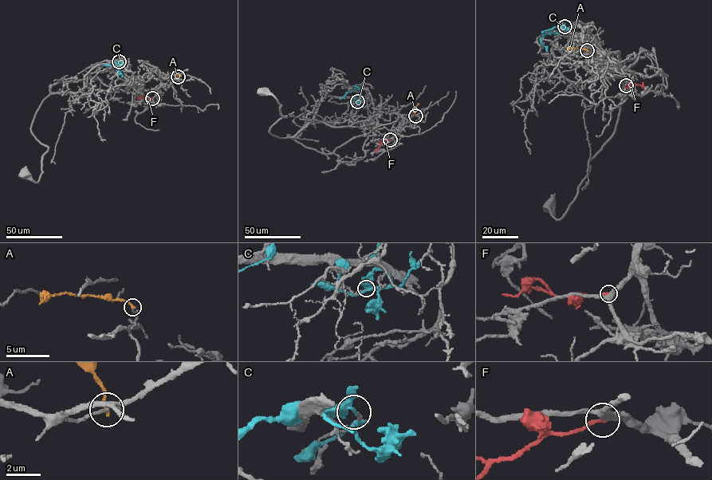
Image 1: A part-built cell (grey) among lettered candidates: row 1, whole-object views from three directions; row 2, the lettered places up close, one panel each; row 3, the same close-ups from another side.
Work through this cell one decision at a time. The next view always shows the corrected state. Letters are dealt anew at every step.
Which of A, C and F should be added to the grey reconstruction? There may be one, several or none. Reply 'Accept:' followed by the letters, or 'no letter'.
Accept: no letter

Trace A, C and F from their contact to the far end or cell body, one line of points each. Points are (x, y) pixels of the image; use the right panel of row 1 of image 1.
A: (588, 50), (571, 48), (568, 50)
C: (564, 25), (557, 25), (546, 30), (544, 35), (561, 32)
F: (627, 85), (643, 86), (643, 82)

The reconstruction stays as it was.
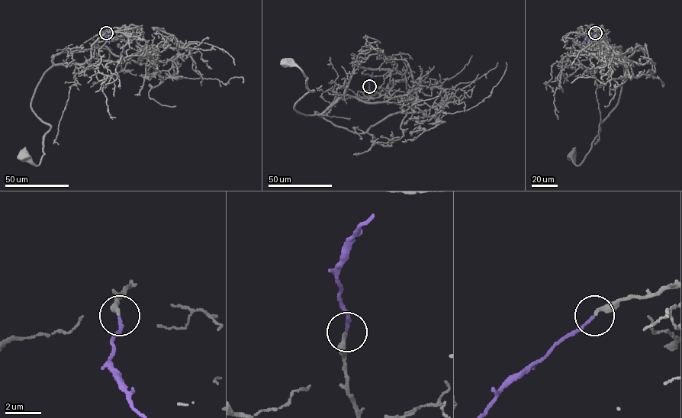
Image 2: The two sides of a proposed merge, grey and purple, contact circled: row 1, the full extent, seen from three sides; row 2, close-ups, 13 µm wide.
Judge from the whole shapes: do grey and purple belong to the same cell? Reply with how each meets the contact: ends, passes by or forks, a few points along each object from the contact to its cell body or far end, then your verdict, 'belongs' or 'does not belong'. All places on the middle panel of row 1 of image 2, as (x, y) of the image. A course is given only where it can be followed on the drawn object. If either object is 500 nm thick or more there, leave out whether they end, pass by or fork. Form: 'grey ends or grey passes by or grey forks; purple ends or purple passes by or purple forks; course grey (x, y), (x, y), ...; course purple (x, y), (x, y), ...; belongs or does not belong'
grey ends; purple ends; course grey (369, 86), (379, 94), (403, 80), (413, 106), (343, 95), (305, 115), (294, 105), (313, 90), (285, 62); course purple (369, 86), (372, 72); belongs

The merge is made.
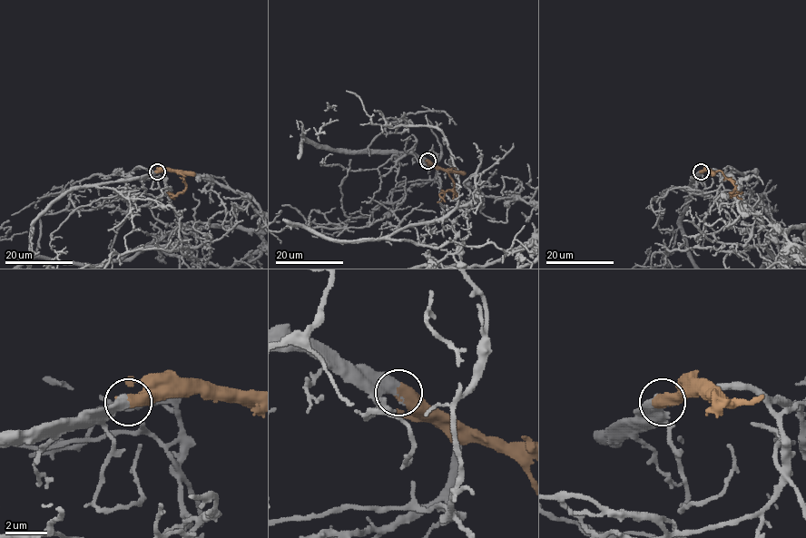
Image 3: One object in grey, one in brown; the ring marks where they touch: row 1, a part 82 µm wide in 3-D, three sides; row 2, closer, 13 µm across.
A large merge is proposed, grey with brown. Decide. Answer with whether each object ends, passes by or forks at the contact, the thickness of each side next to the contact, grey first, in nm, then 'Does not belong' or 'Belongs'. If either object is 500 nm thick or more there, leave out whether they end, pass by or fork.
Thickness 600 nm (grey) against 650 nm. Belongs

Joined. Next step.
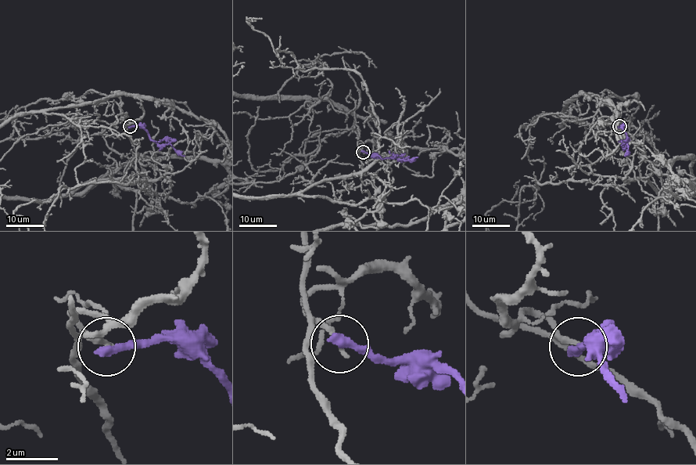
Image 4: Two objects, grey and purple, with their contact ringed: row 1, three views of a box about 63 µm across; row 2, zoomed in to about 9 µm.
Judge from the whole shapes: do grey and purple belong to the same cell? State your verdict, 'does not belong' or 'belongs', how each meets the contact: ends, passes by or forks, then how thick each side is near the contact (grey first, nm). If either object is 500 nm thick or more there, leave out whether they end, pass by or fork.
does not belong | grey ends | purple ends | 240/380 nm

